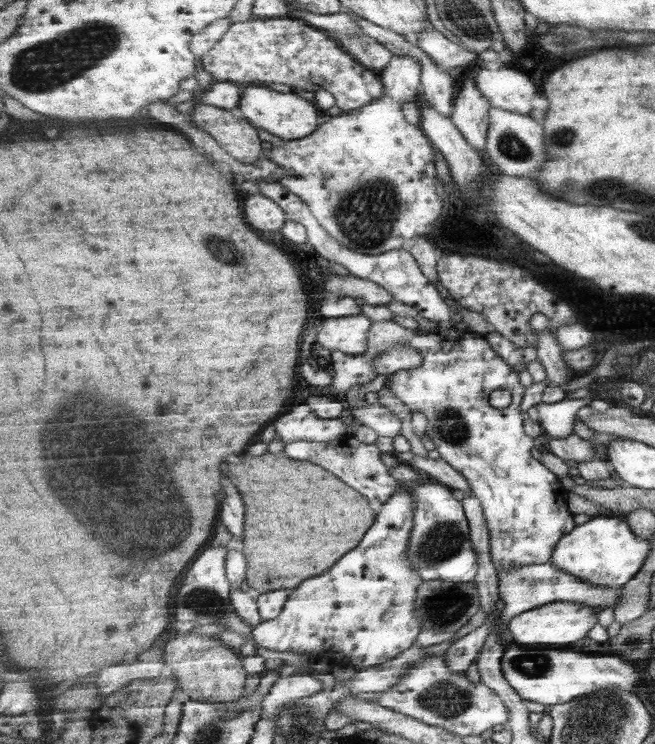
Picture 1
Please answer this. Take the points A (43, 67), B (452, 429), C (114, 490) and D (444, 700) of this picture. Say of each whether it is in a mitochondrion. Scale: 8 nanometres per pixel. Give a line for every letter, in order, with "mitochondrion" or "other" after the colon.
A: mitochondrion
B: mitochondrion
C: mitochondrion
D: mitochondrion

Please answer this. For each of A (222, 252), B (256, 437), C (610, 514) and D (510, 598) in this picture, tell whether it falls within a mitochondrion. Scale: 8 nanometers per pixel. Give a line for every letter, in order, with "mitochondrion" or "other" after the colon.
A: mitochondrion
B: other
C: other
D: other

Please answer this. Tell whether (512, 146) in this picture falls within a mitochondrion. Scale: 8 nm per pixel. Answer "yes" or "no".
yes

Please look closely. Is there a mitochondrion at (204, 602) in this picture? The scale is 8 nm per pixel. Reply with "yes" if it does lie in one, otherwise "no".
yes

